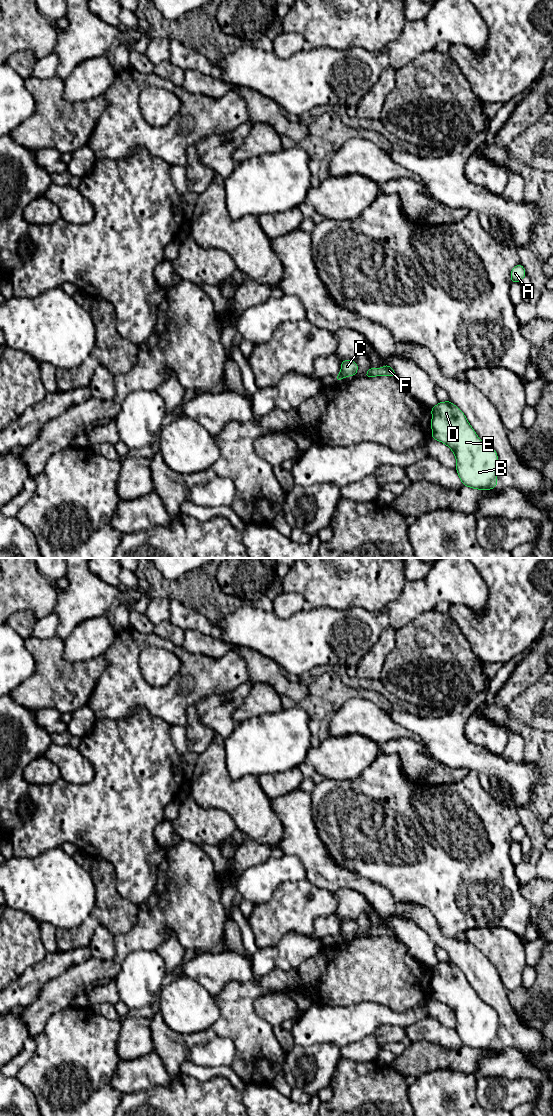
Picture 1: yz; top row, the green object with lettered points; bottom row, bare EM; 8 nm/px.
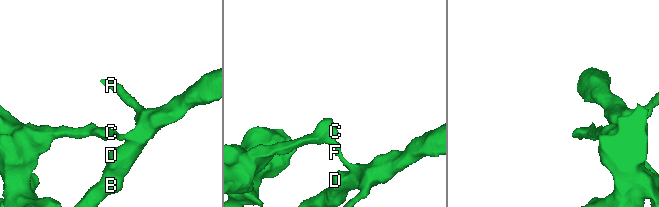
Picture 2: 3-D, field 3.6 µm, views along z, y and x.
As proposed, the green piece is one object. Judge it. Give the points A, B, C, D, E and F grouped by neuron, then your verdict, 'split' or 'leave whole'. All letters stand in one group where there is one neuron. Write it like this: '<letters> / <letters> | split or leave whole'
A B D E F / C | split

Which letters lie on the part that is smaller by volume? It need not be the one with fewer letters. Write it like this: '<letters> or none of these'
A, B, D, E, F

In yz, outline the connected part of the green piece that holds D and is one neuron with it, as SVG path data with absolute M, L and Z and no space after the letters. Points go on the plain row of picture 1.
M450 961L431 968L432 996L446 1004L456 1017L456 1031L463 1045L491 1050L498 1045L498 1015L479 999L463 972Z

